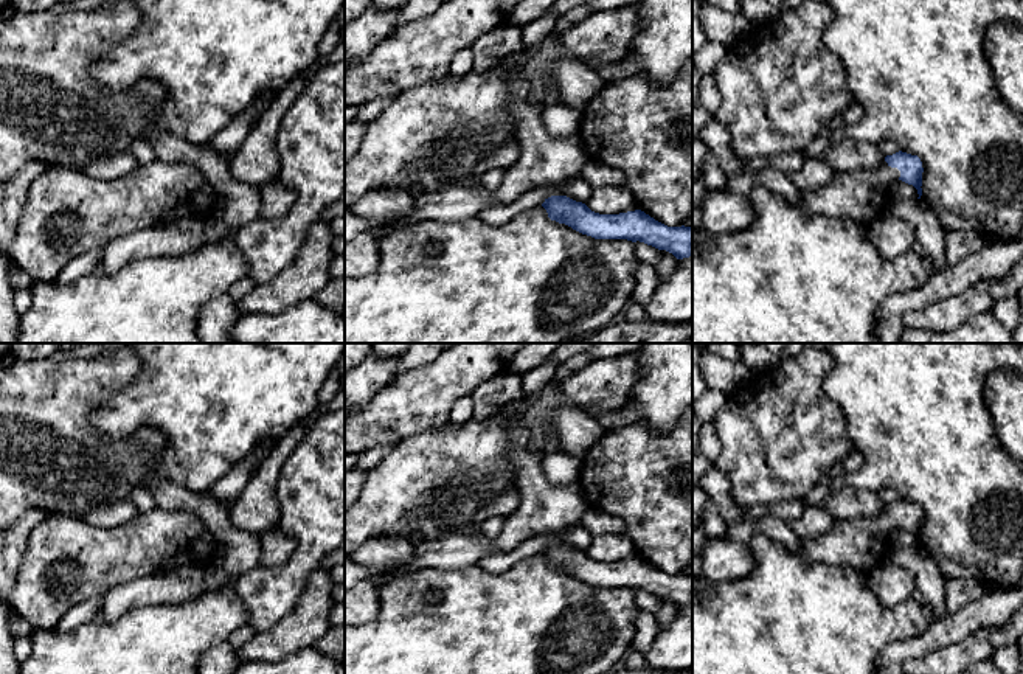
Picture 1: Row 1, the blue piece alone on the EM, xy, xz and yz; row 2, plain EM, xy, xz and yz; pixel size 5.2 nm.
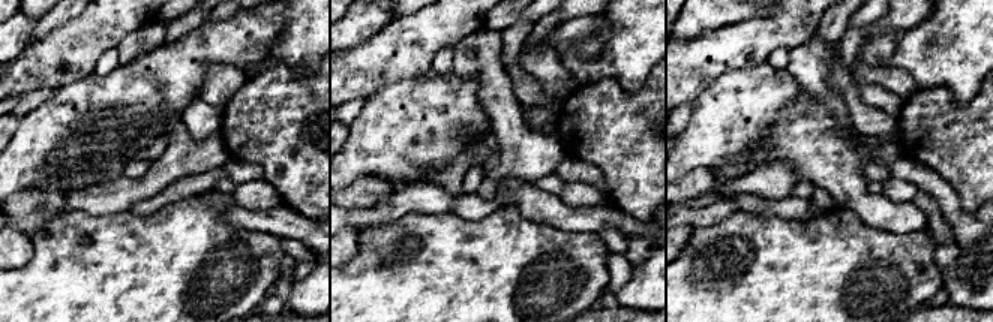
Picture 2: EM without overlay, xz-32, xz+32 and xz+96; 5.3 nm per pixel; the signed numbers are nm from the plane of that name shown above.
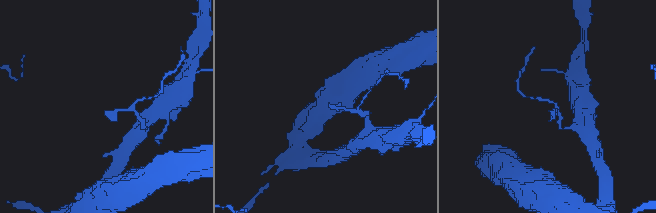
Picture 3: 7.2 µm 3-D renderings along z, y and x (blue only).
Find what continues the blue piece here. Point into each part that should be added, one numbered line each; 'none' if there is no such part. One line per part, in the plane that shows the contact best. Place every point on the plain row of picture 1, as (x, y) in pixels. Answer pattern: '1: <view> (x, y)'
1: yz (863, 542)

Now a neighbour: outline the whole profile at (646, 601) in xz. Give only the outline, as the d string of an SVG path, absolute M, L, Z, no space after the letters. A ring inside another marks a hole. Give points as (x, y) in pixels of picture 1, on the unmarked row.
M640 589L633 590L633 593L635 593L636 604L641 610L655 613L660 609L661 601L658 596Z

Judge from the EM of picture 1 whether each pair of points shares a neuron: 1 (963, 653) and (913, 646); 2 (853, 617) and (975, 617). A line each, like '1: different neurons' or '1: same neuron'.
1: different neurons
2: different neurons

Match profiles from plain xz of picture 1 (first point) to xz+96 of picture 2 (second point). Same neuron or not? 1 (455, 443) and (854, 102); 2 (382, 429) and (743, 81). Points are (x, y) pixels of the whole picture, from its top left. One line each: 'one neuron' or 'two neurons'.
1: two neurons
2: two neurons

